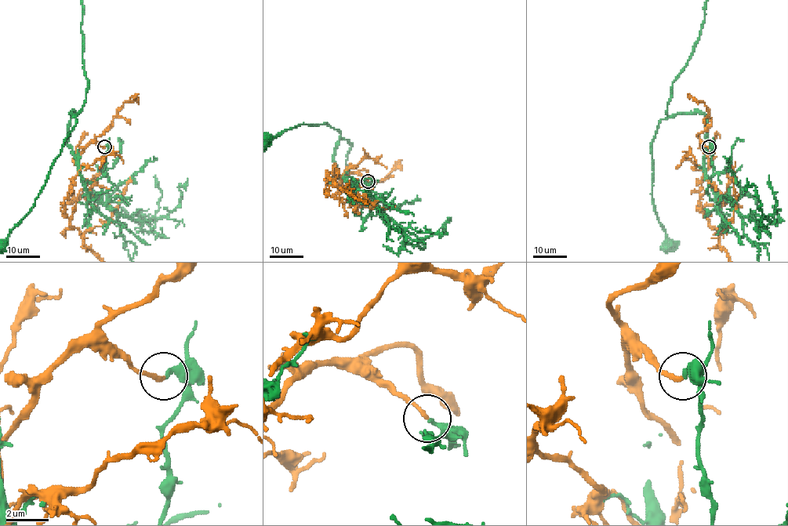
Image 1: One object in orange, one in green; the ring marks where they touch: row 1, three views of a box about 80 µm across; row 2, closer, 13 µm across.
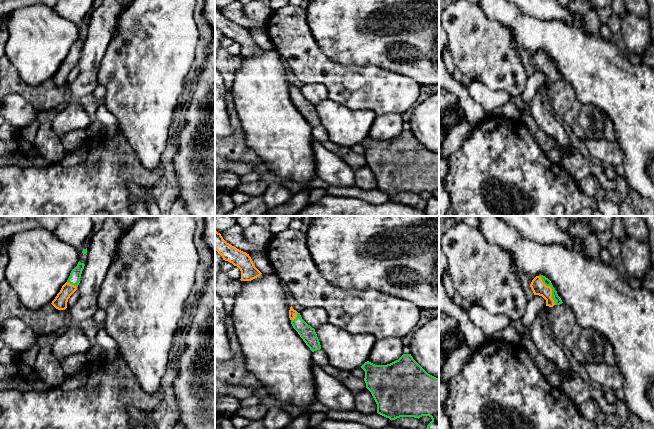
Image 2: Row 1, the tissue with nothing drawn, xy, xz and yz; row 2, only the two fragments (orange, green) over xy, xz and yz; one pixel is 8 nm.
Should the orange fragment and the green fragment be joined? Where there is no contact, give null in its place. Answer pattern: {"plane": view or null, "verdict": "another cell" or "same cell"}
{"plane": "yz", "verdict": "another cell"}

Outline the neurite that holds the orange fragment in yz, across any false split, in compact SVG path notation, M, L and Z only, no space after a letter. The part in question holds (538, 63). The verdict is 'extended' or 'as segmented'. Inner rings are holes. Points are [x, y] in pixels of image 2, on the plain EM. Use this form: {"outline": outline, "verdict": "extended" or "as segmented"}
{"outline": "M536 52L532 56L530 63L534 71L542 72L546 76L546 82L553 83L555 81L554 76L551 74L552 64L543 59L541 52Z", "verdict": "as segmented"}

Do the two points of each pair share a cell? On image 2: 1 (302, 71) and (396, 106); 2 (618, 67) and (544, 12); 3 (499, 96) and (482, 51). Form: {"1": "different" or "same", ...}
{"1": "same", "2": "same", "3": "different"}

